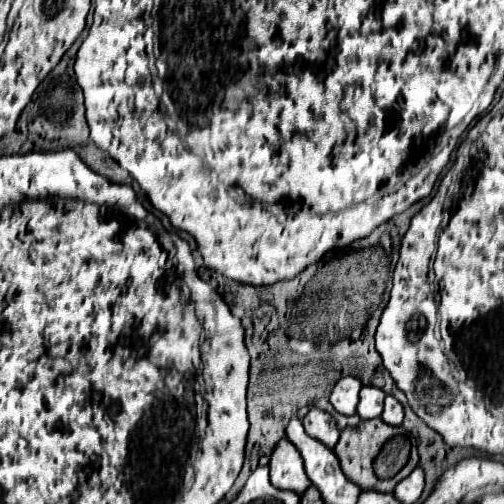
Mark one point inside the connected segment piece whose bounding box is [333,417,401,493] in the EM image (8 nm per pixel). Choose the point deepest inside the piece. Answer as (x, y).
(357, 447)

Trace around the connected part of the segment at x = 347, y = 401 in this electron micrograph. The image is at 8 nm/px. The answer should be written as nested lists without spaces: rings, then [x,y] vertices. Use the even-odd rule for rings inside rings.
[[[341,377],[329,397],[329,403],[341,415],[355,415],[361,387],[363,385],[357,377]]]

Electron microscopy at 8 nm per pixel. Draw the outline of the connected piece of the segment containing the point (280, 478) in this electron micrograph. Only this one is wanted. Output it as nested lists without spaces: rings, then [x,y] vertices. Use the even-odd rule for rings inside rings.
[[[283,437],[269,459],[269,471],[271,471],[271,483],[277,489],[287,489],[287,491],[295,491],[297,495],[301,495],[311,481],[305,477],[305,469],[301,465],[301,455],[297,453],[297,449],[293,449],[293,443]]]

